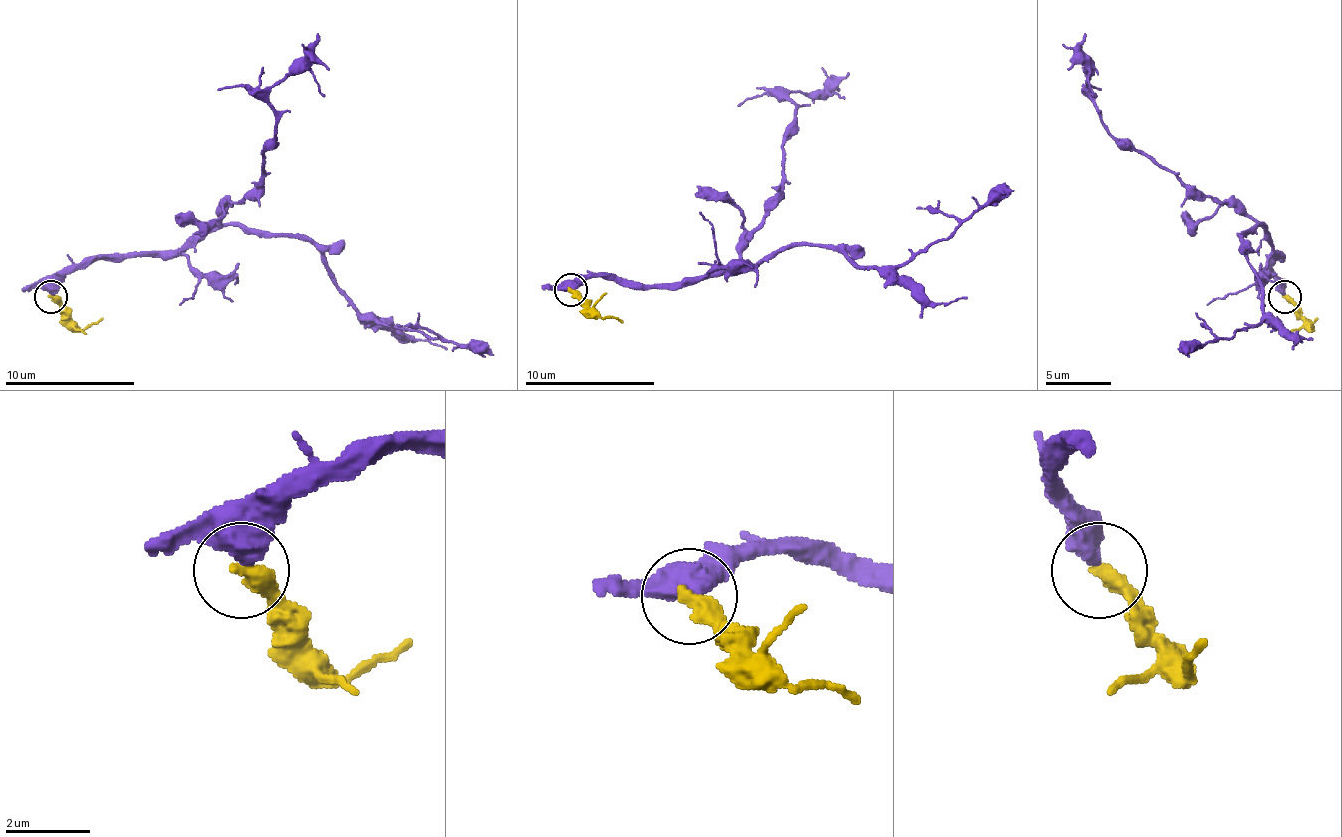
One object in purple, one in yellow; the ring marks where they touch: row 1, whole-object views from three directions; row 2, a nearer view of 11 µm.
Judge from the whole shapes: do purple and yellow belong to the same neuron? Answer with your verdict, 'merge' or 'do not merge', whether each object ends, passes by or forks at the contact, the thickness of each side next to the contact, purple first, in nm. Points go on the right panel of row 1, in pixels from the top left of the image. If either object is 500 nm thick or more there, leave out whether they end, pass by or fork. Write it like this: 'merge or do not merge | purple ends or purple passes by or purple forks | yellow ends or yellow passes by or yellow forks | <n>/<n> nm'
do not merge | 600/440 nm

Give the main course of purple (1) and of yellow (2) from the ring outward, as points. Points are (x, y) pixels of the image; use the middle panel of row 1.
1: (570, 289), (596, 276), (690, 286), (759, 266), (791, 247), (824, 247), (853, 266), (899, 266), (1013, 191)
2: (570, 289), (602, 318), (622, 322)

